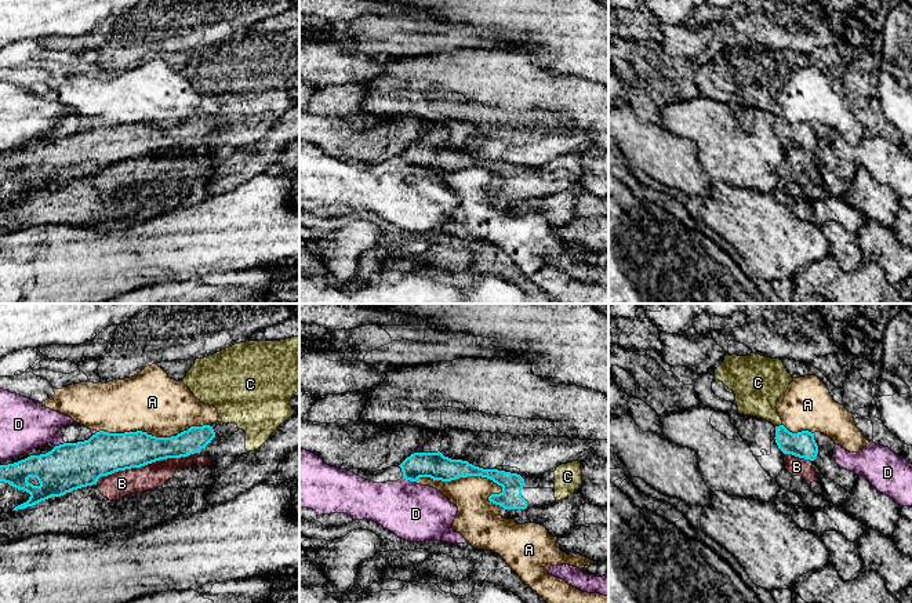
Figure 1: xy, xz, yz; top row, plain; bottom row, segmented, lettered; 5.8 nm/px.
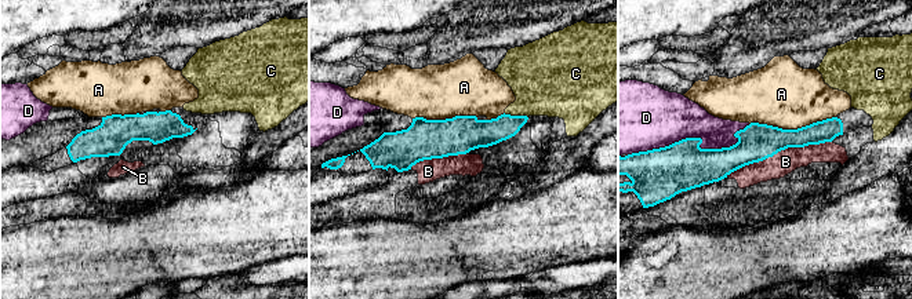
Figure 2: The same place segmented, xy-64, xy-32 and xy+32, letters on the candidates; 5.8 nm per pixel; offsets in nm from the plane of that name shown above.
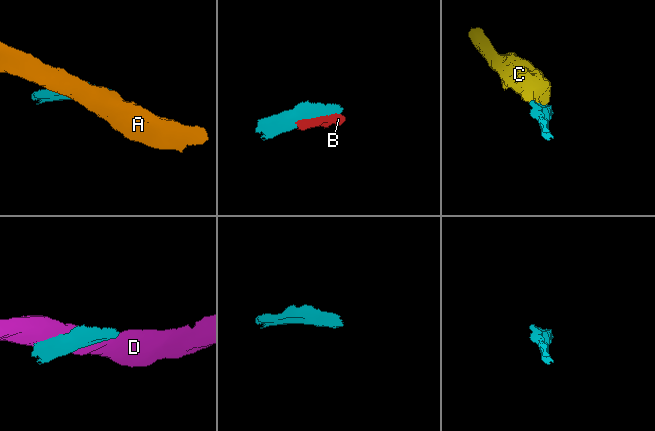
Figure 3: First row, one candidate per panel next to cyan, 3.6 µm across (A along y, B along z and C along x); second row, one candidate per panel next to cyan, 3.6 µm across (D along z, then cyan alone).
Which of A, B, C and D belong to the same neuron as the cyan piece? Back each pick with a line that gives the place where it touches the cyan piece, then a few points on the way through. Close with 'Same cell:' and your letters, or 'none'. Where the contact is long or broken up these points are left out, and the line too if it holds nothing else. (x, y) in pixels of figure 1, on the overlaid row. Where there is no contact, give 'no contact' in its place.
C: meets cyan in yz at (780, 425); runs through yz (802, 445), (794, 443), (780, 425), (759, 400), (758, 389)
Same cell: C

